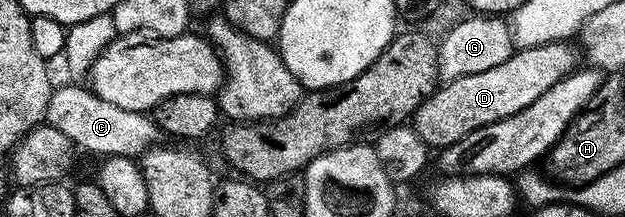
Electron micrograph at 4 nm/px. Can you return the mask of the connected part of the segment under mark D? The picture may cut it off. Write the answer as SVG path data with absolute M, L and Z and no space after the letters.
M538 44L535 48L530 47L519 47L507 60L500 62L500 66L492 66L492 70L480 70L480 74L468 74L455 80L447 80L441 86L435 87L434 91L427 95L426 101L414 111L412 117L412 126L418 131L422 141L434 150L448 148L480 127L520 113L542 94L552 89L552 86L575 71L574 63L577 62L578 56L574 53L572 45Z

